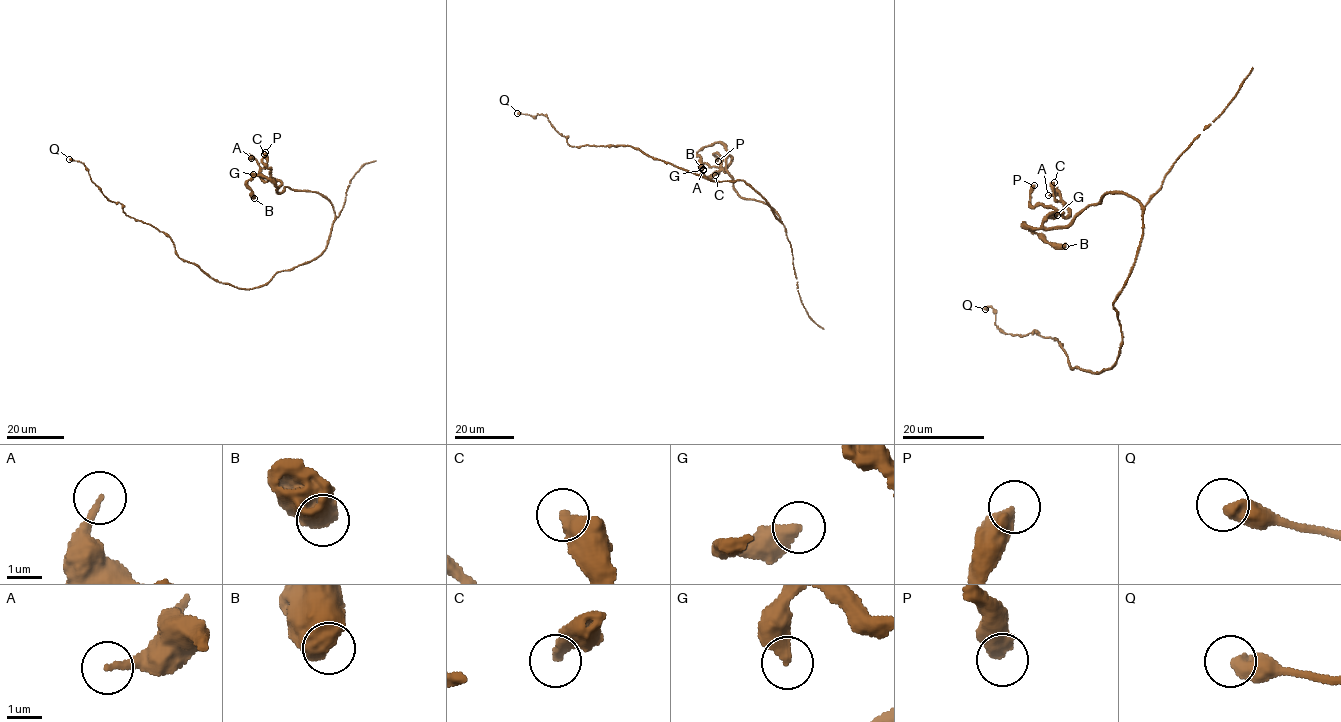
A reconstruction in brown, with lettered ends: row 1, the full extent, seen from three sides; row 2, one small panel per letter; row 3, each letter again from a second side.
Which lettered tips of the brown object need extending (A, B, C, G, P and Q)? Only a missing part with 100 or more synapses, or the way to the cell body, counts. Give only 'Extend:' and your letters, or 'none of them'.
Extend: none of them

